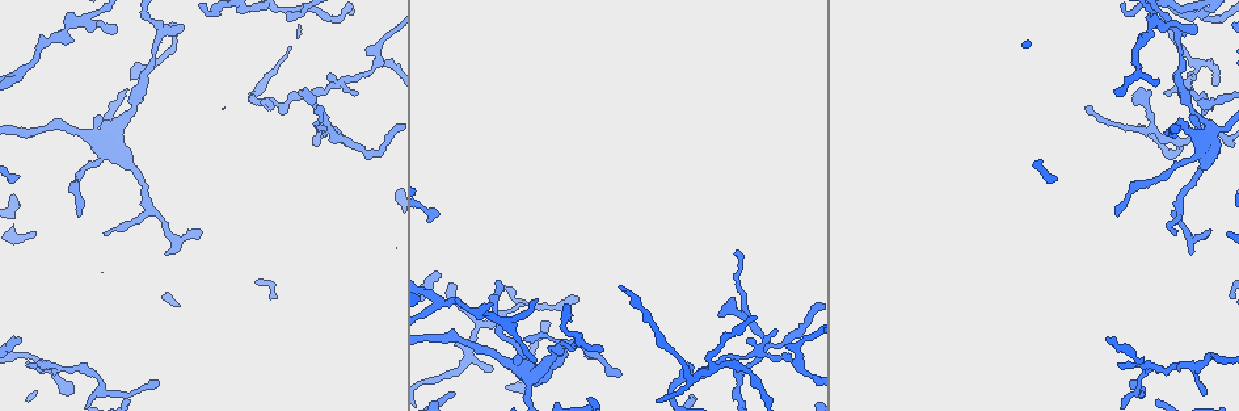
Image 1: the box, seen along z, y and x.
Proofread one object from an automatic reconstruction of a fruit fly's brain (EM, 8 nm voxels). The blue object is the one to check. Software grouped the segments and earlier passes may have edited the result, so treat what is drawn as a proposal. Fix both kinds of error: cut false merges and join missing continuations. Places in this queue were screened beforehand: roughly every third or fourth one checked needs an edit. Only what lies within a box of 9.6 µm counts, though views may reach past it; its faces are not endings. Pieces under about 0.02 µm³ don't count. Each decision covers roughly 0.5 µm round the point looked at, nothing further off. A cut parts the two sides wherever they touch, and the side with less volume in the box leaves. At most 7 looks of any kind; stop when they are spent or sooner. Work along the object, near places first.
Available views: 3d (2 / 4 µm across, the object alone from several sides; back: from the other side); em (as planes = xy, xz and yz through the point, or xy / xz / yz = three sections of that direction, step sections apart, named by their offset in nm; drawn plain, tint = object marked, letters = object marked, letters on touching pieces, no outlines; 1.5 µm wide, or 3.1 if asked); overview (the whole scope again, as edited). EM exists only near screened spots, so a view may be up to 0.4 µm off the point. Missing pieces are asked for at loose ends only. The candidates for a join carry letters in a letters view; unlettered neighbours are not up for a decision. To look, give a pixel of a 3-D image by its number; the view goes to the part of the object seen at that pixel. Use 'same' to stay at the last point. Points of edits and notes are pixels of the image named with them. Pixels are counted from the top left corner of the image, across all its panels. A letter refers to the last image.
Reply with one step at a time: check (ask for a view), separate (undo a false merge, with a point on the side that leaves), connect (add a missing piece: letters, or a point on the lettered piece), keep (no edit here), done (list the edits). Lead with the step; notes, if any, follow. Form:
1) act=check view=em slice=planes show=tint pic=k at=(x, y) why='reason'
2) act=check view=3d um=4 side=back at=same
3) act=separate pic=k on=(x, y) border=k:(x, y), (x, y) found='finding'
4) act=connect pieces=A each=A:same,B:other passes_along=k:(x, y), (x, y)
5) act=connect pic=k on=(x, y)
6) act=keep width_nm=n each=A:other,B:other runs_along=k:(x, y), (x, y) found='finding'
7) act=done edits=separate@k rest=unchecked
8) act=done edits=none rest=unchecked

act=check view=3d um=2 pic=1 at=(537, 360) why='thin end'

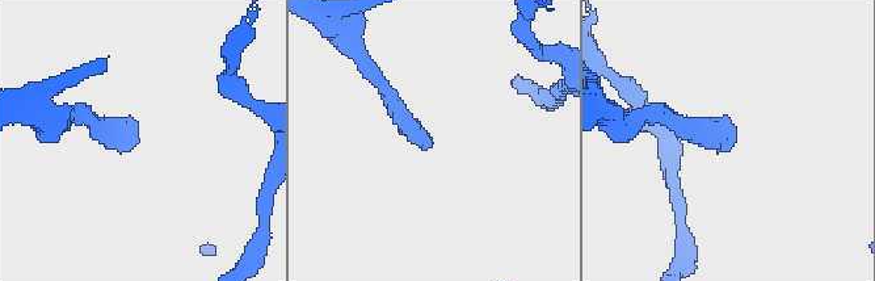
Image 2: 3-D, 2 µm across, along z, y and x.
act=check view=em slice=planes show=letters pic=2 at=(735, 142)

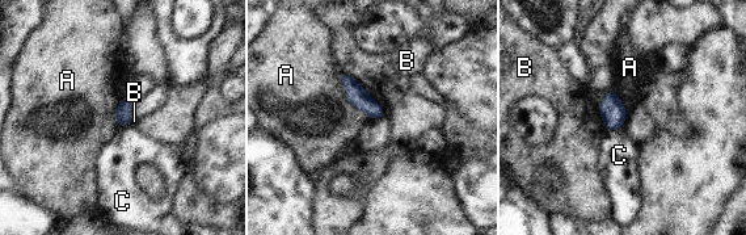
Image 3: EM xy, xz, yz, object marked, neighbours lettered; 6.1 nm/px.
act=keep each=A:other,B:other,C:other border=3:(123, 95), (116, 109), (119, 128) found='no lettered piece goes on from it'

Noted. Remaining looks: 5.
act=check view=3d um=2 pic=1 at=(774, 332) why='free end'

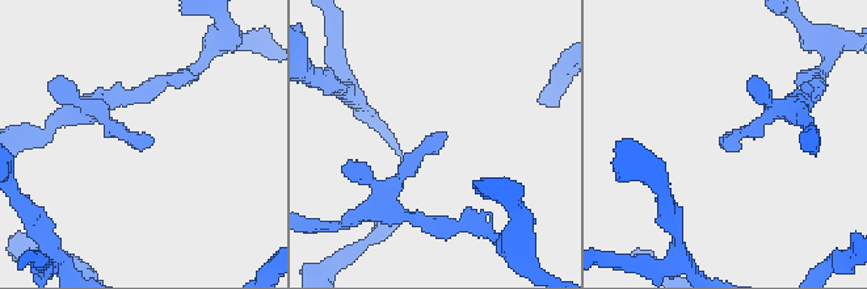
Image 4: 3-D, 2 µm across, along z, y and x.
act=check view=em slice=xy step=4 show=tint pic=4 at=(146, 136)

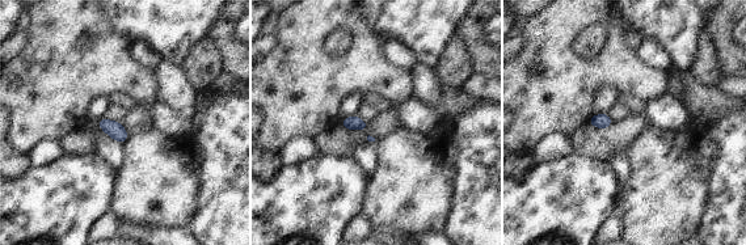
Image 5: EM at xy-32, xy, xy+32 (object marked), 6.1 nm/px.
act=check view=em slice=planes show=letters at=same

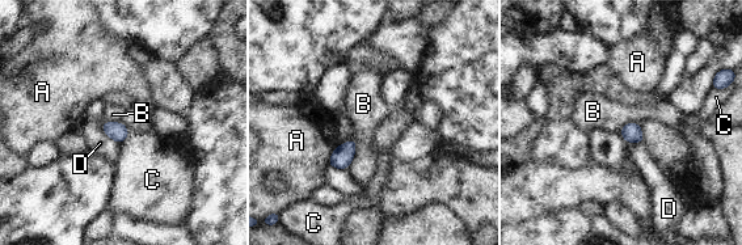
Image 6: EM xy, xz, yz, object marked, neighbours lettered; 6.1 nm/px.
act=keep width_nm=110 each=A:other,B:other,C:other,D:other border=6:(354, 138), (354, 156), (348, 169) found='none of them fits'

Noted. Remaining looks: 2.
act=check view=em slice=yz step=8 show=tint pic=1 at=(736, 249) why='tapers out'

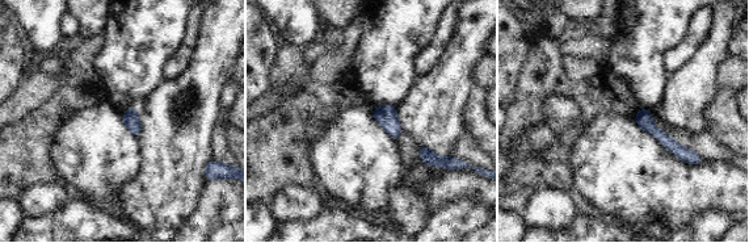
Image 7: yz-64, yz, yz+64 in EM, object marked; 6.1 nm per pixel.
act=check view=em slice=planes show=letters at=same why='another direction'

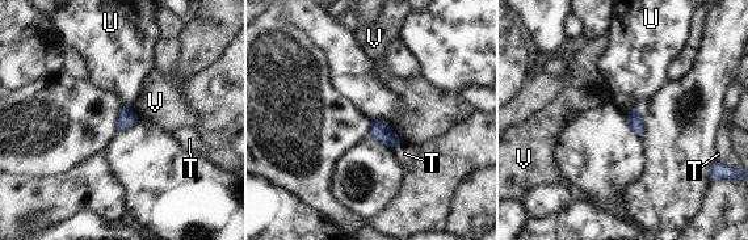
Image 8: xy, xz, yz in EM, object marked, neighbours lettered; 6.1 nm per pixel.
act=keep each=T:other,U:other,V:other border=8:(122, 105), (131, 108) found='no lettered piece goes on from it'

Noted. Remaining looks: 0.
act=done edits=none rest=unchecked

